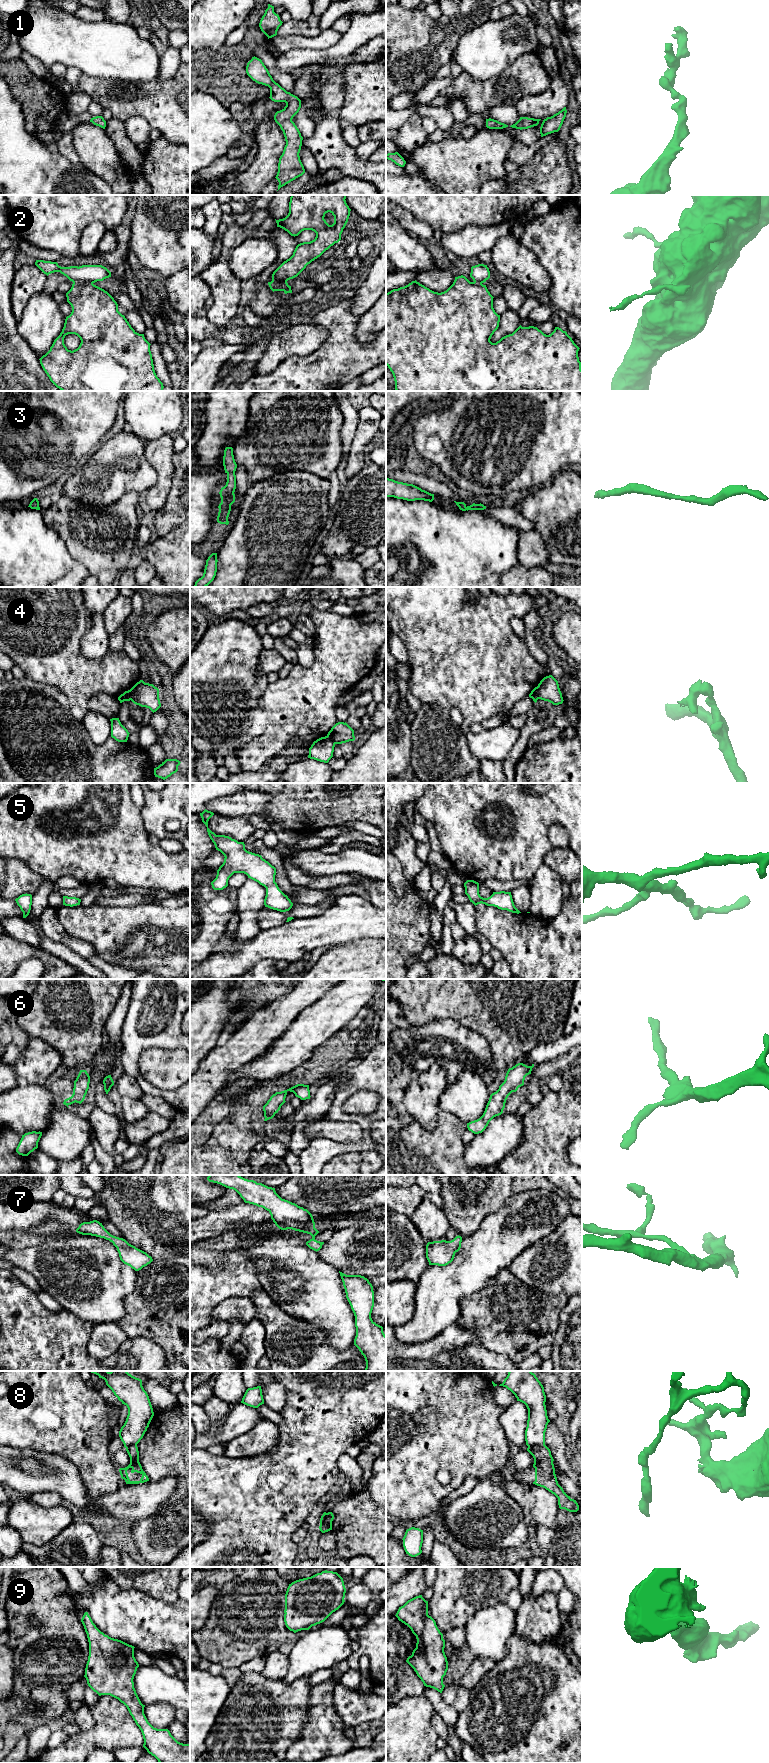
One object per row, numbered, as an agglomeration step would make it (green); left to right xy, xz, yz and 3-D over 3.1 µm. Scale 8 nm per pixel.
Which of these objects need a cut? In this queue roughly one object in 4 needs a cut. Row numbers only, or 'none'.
2, 4, 8

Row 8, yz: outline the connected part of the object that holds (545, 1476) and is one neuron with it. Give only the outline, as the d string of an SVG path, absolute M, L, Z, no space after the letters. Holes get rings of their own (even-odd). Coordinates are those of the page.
M544 1444L541 1446L531 1446L527 1451L533 1456L535 1468L535 1481L533 1484L543 1487L558 1498L560 1509L569 1512L577 1512L579 1505L576 1500L571 1499L563 1488L558 1484L553 1464L553 1457L550 1449Z

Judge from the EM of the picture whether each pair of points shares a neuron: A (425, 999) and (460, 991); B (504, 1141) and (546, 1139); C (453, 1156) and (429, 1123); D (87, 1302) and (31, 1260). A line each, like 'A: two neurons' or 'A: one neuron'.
A: one neuron
B: two neurons
C: two neurons
D: one neuron

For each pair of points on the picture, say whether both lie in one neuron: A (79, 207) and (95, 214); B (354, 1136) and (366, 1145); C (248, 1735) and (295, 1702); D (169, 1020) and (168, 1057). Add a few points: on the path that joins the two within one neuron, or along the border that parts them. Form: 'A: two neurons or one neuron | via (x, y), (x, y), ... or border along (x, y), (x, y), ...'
A: one neuron | via (83, 207), (88, 207), (91, 210)
B: two neurons | border along (361, 1126), (362, 1138), (360, 1140), (336, 1141)
C: one neuron | via (260, 1723), (267, 1716), (283, 1708)
D: two neurons | border along (179, 1047), (148, 1047), (145, 1050)

